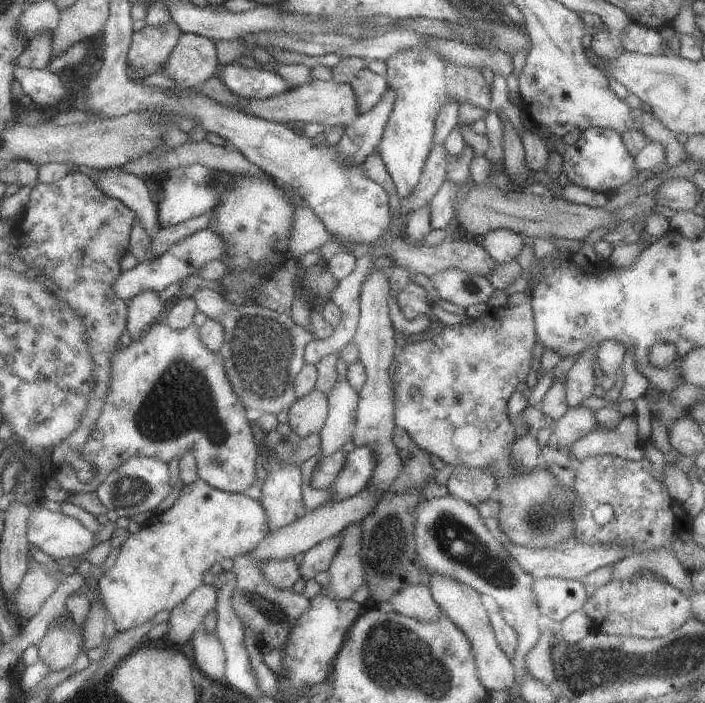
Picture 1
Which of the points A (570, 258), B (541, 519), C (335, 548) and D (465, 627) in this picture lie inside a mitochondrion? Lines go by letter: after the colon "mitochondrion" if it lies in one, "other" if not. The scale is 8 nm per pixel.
A: other
B: mitochondrion
C: other
D: other

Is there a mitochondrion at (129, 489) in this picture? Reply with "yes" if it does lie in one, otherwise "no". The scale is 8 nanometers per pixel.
yes

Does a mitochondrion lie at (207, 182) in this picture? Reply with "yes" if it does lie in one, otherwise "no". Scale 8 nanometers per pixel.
yes

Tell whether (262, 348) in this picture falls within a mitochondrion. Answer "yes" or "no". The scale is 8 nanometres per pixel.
yes

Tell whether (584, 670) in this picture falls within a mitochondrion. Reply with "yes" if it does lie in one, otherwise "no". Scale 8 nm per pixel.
yes

